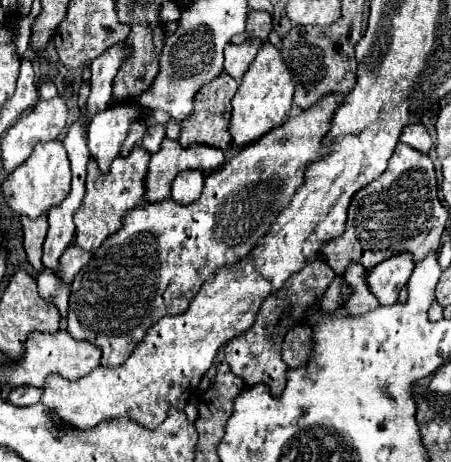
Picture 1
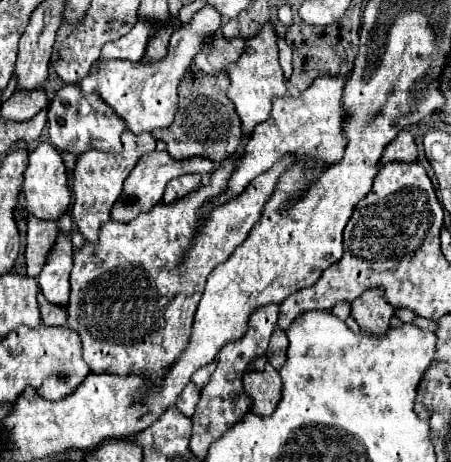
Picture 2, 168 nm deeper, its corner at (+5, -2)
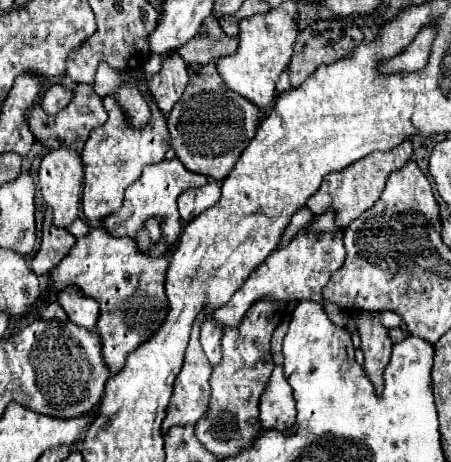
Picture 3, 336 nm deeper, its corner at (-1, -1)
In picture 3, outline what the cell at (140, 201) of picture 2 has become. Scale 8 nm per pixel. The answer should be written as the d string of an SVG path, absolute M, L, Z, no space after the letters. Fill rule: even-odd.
M172 159L172 161L160 161L156 165L148 165L144 169L144 173L140 175L138 181L134 181L126 193L124 193L124 205L116 211L110 213L108 217L104 217L102 225L104 229L114 235L114 237L132 237L138 243L138 249L152 255L152 257L162 257L168 255L180 241L180 215L178 215L178 195L184 193L184 189L194 189L200 185L206 185L208 177L204 175L196 175L188 169L184 169L184 165L180 165L180 159ZM148 219L160 219L160 239L152 241L144 229L144 223Z

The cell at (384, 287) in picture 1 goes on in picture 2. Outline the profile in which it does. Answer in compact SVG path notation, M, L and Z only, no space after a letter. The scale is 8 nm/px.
M366 290L352 302L350 314L356 318L362 330L370 334L384 334L394 314L394 306L386 302L382 290Z

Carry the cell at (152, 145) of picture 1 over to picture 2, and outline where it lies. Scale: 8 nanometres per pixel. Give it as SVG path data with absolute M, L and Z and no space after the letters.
M204 6L198 10L192 20L178 30L172 32L168 54L164 60L154 64L142 64L142 62L126 62L126 60L108 60L108 62L96 62L90 70L90 74L82 80L80 88L84 94L96 90L100 96L114 108L118 116L126 120L126 126L134 134L142 132L154 132L158 128L168 128L170 122L174 122L176 106L178 106L178 86L180 80L190 66L192 58L202 50L202 40L206 34L214 34L222 24L222 16L216 8Z

